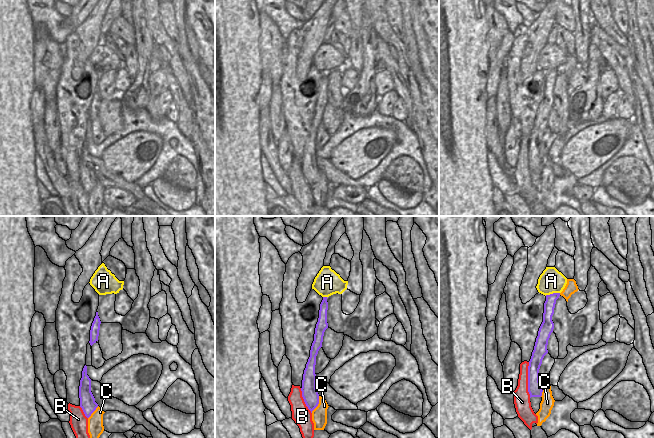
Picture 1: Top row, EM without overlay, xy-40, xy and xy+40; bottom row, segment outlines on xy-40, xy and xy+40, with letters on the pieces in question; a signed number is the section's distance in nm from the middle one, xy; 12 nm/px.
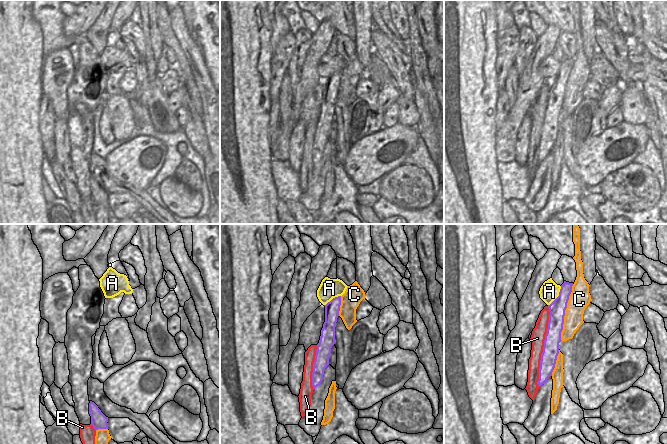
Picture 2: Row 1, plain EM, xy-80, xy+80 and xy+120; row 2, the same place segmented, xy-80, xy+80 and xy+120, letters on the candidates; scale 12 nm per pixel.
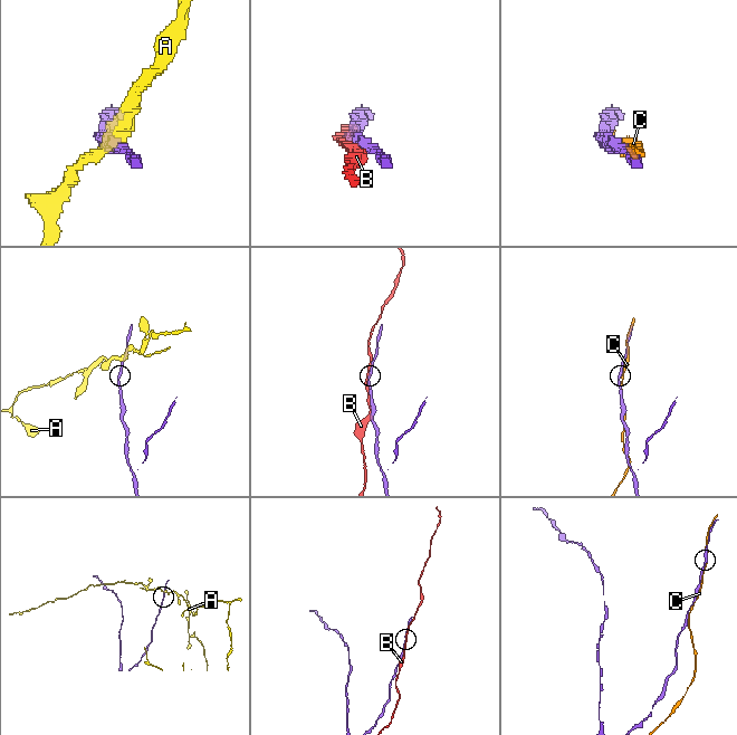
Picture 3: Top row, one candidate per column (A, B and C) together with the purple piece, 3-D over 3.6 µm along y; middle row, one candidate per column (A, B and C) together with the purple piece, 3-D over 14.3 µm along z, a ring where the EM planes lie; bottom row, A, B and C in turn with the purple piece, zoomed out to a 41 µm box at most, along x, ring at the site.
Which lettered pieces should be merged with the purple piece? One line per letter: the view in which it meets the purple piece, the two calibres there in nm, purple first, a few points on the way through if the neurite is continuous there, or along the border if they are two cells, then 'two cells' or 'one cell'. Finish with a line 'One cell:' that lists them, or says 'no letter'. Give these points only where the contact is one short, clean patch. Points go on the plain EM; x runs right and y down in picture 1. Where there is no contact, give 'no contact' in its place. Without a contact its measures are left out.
A: xy+40 | 140/300 nm | along xy+40 (559, 68), (545, 71) | two cells
B: xy+40 | 170/190 nm | two cells
C: xy | 190/190 nm | two cells
One cell: no letter

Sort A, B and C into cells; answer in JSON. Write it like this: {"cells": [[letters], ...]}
{"cells": [["A"], ["B"], ["C"]]}

